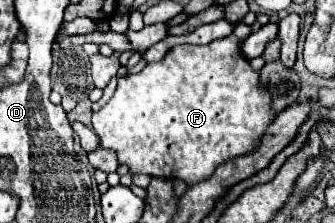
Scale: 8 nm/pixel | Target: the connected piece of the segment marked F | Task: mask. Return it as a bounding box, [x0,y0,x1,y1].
[92,34,274,186]

